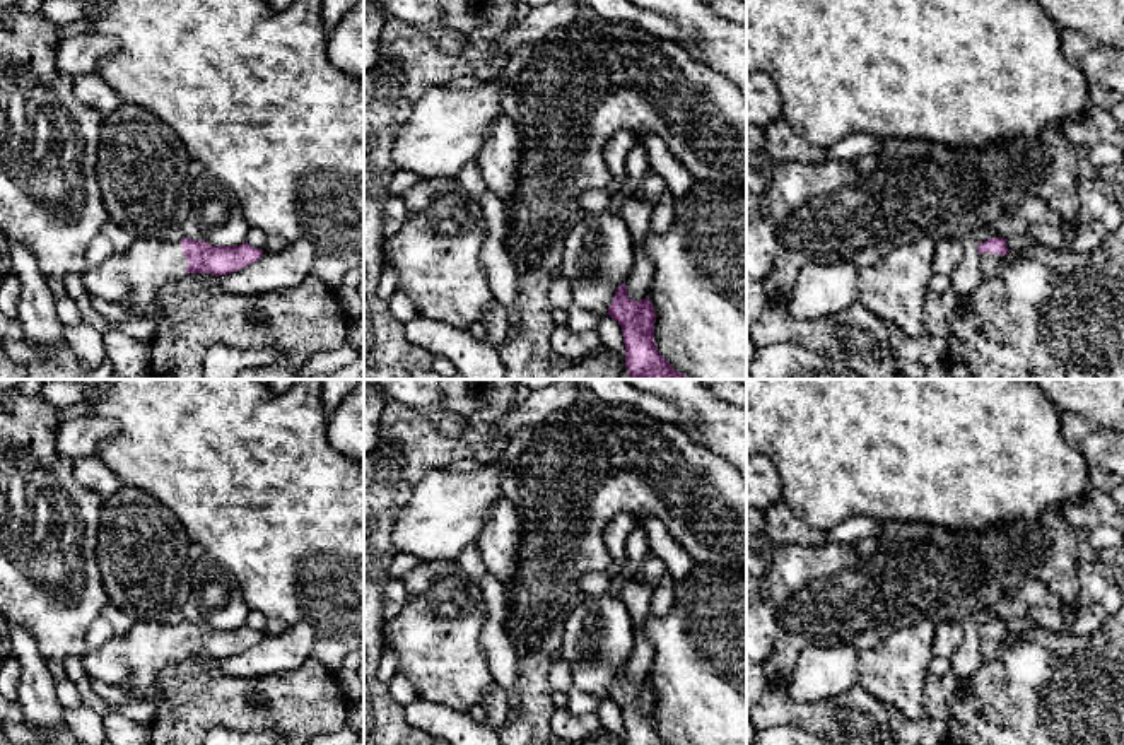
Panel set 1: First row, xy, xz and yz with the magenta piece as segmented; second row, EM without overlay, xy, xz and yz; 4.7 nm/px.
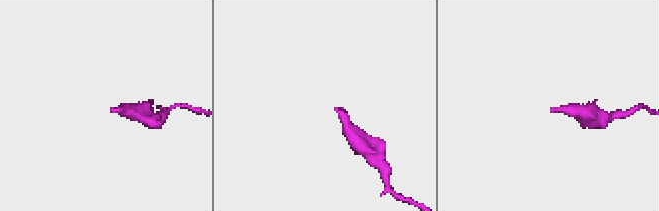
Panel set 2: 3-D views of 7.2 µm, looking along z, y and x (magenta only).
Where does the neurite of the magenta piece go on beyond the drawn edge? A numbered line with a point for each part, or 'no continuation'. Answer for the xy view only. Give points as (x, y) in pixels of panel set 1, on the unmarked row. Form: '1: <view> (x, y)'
1: xy (134, 658)

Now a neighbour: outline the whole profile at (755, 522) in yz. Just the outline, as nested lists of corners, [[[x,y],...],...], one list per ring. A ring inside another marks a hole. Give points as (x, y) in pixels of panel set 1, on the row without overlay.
[[[746,506],[746,533],[762,535],[765,533],[765,516],[762,511],[757,511]]]

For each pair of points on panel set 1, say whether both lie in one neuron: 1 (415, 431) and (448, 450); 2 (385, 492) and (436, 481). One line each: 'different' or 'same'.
1: same
2: different

